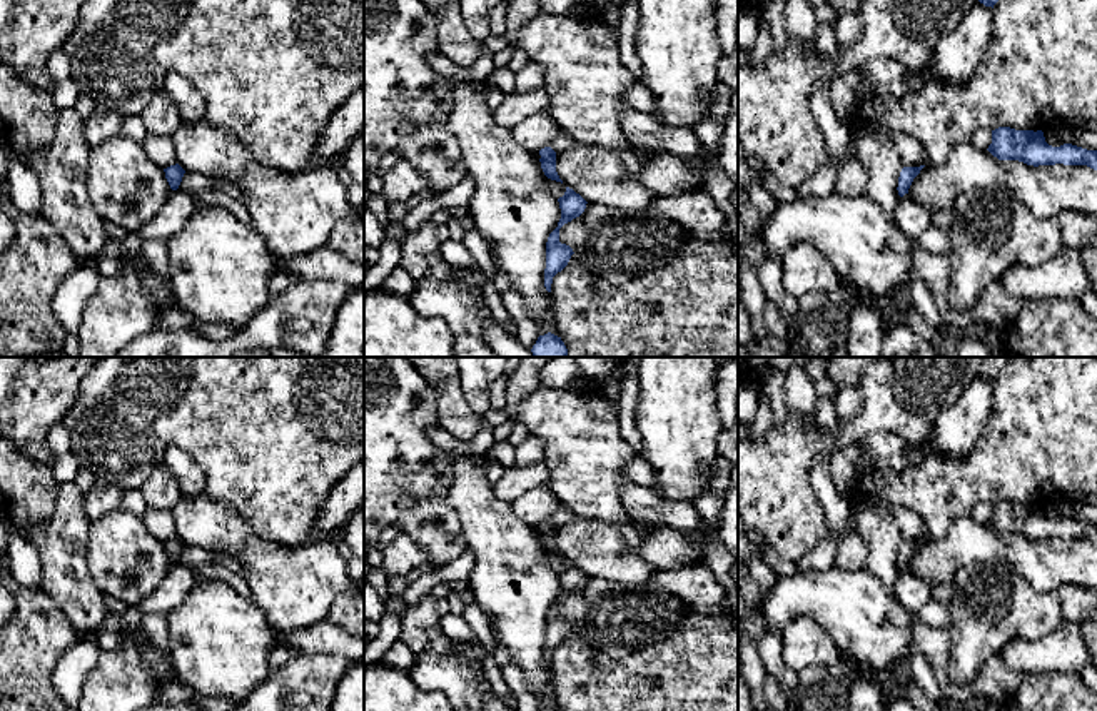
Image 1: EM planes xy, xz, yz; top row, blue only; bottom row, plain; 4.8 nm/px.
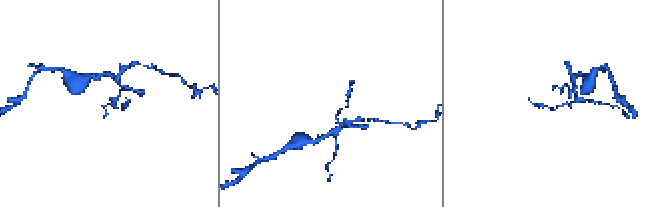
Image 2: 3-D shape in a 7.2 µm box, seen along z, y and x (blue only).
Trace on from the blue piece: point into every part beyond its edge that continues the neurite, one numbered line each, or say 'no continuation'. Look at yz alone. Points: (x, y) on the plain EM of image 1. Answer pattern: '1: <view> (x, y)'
no continuation

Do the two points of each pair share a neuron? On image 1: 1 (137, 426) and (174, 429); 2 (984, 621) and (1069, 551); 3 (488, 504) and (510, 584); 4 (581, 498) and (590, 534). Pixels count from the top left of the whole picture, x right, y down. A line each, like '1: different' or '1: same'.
1: different
2: different
3: same
4: different

